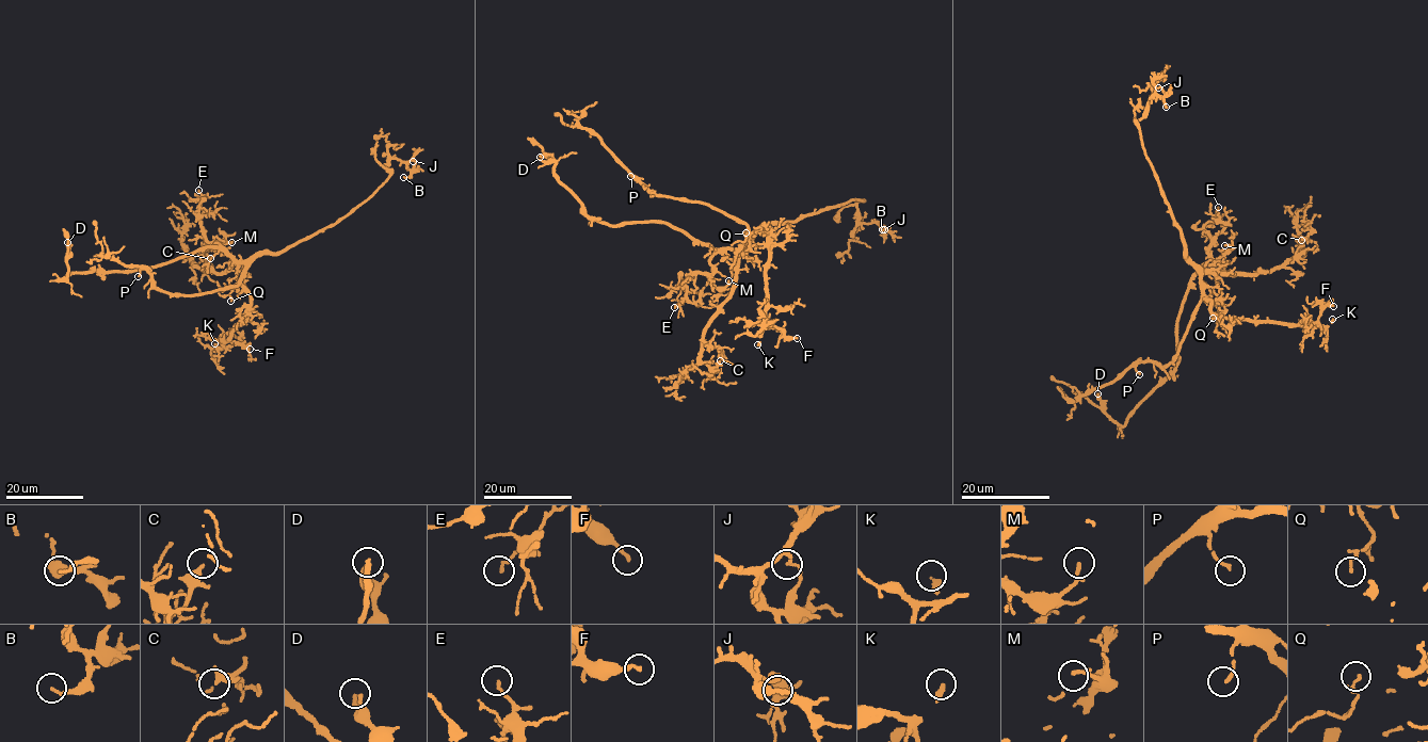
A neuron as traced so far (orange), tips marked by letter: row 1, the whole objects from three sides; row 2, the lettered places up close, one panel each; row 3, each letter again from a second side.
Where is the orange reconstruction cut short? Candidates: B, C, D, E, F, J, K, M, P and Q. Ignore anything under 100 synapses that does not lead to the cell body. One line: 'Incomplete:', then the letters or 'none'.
Incomplete: K

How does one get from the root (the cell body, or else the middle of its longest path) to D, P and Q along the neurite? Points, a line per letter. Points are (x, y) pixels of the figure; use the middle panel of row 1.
D: (731, 249), (694, 242), (663, 223), (615, 225), (589, 219), (578, 200), (560, 183), (555, 159), (540, 157)
P: (731, 249), (738, 252), (748, 239), (751, 232), (745, 224), (707, 205), (657, 194), (630, 176)
Q: (731, 249), (741, 248), (751, 234), (743, 242), (745, 232)

